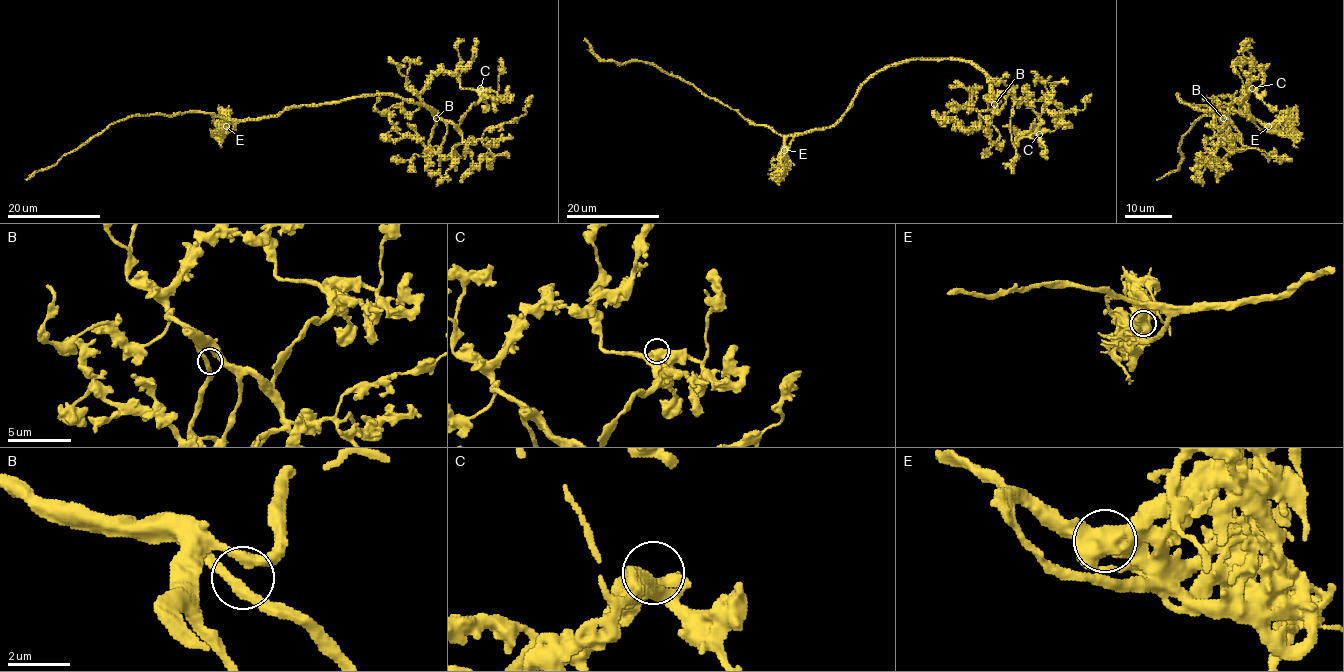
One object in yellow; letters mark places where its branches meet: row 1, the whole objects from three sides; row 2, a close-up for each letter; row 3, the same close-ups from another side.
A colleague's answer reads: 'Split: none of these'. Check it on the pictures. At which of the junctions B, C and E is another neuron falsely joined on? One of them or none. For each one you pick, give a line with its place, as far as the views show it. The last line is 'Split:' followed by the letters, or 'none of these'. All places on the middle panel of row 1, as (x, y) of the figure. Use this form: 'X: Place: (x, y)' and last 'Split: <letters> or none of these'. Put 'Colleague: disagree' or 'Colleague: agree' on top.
Colleague: agree
Split: none of these

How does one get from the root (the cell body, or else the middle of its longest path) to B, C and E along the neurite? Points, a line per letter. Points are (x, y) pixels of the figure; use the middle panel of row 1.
B: (859, 88), (879, 72), (910, 60), (959, 59), (971, 61), (985, 75), (988, 97), (994, 104)
C: (859, 88), (879, 72), (910, 60), (971, 61), (995, 95), (1011, 95), (1018, 106), (1032, 102), (1039, 134)
E: (859, 88), (851, 107), (832, 126), (791, 134), (785, 141), (784, 150)

